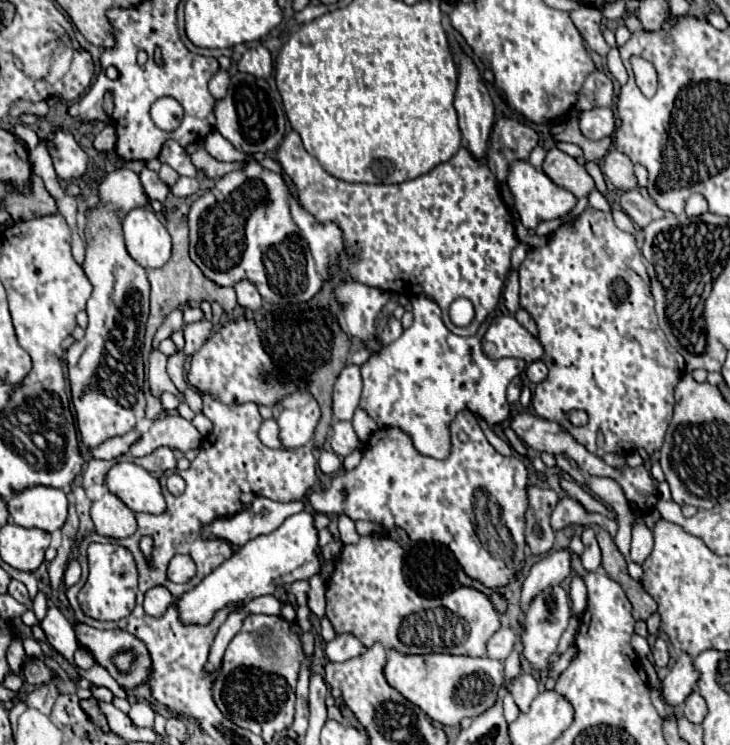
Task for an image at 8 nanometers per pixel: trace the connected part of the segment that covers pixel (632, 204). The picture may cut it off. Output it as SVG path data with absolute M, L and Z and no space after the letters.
M637 189L621 193L619 207L621 207L639 227L645 227L645 225L649 225L651 221L661 219L661 217L665 215L665 211L659 209L659 207L655 205L655 201L643 197Z

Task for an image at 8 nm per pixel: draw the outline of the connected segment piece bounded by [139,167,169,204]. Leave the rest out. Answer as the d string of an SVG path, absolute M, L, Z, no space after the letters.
M143 167L143 171L139 175L141 175L141 181L143 181L143 187L145 187L147 195L163 204L167 198L167 193L169 193L167 185L157 177L155 171L151 171L147 167Z

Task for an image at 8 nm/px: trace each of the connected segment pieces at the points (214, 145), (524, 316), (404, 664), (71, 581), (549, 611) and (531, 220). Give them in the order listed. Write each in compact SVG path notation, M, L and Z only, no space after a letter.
M213 131L213 133L209 133L207 135L207 143L205 143L205 147L207 147L207 151L215 157L215 159L223 159L223 161L245 161L245 157L247 155L243 155L243 153L239 153L227 139L223 139L221 137L221 133L217 133L217 131Z
M519 309L517 311L517 315L515 315L515 319L531 333L531 335L535 335L537 337L537 325L535 325L535 321L533 321L533 317L525 311L525 309Z
M389 651L383 667L387 683L397 689L405 699L423 709L433 721L441 725L459 725L463 717L477 717L487 711L503 683L503 663L491 657L465 657L449 653L429 655L403 655Z
M73 559L73 561L69 561L69 565L67 565L67 571L65 571L63 581L65 581L67 587L71 587L71 585L75 585L75 583L79 581L79 577L81 577L81 565L79 565L77 559Z
M547 587L545 591L541 591L537 595L537 599L529 605L527 611L527 619L525 619L525 631L521 635L523 639L523 657L535 667L535 669L547 669L549 667L549 659L557 649L557 643L563 635L563 631L567 629L571 617L571 603L569 603L569 595L563 587Z
M521 161L511 163L509 179L507 179L507 185L509 185L509 189L511 189L513 197L515 197L515 208L521 223L527 229L535 229L541 221L567 217L573 211L573 207L577 203L577 197L571 191L565 191L565 189L557 187L541 169L531 169L529 163L523 163L523 165L527 165L527 171L521 173Z

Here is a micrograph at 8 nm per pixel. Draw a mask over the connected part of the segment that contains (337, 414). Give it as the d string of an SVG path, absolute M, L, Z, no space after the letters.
M347 365L341 371L333 393L333 417L337 421L351 421L353 411L359 405L361 389L363 389L363 379L359 367Z

